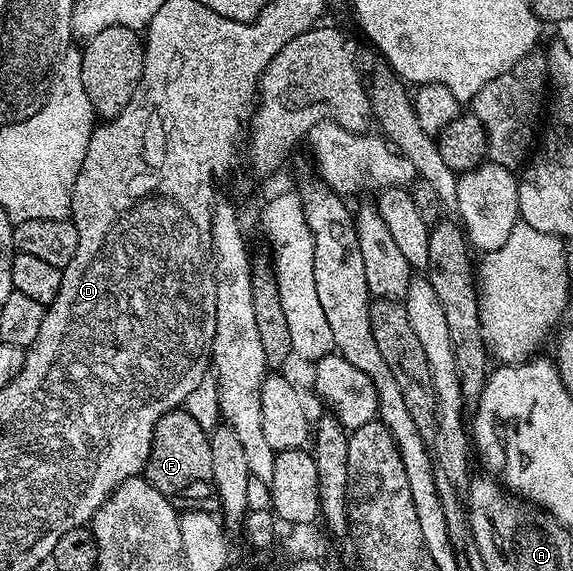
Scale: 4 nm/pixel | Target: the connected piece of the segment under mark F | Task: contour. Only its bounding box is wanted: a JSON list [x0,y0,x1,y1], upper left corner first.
[145,407,216,510]

